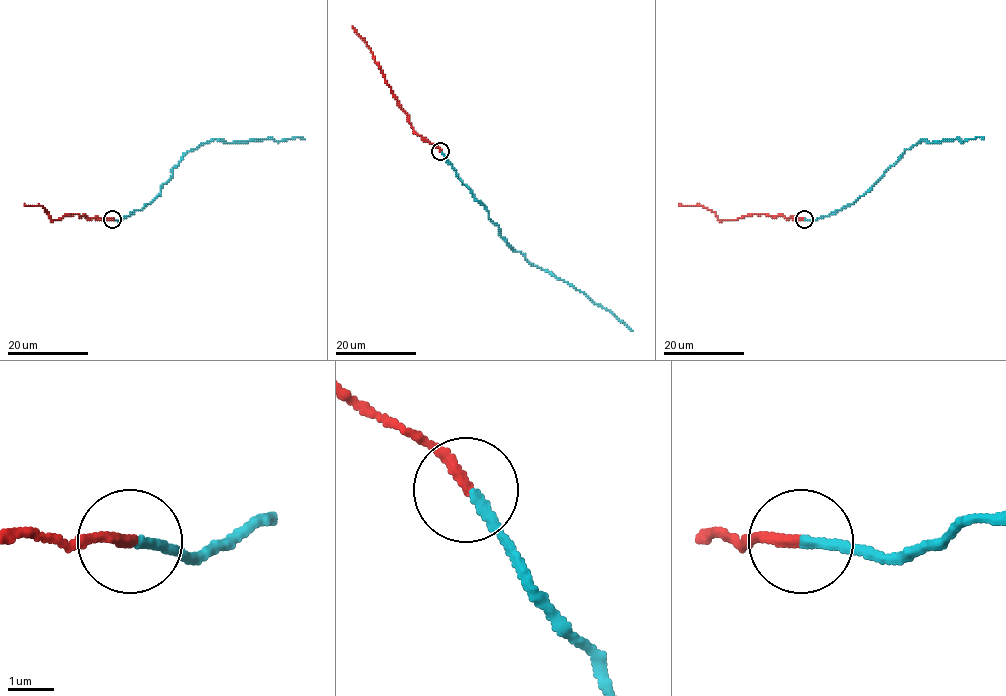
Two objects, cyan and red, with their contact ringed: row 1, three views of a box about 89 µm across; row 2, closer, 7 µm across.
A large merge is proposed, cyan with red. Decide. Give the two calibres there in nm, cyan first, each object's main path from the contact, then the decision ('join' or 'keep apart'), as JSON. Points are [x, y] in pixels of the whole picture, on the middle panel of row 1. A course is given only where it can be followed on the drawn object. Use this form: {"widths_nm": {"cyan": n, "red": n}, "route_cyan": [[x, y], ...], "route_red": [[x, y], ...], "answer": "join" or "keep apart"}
{"widths_nm": {"cyan": 220, "red": 240}, "route_cyan": [[441, 151], [514, 251], [582, 291], [632, 330]], "route_red": [[440, 151], [413, 129], [365, 41], [352, 26]], "answer": "keep apart"}

